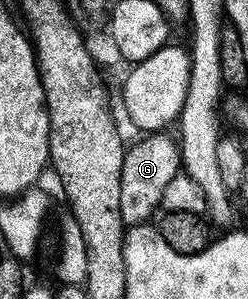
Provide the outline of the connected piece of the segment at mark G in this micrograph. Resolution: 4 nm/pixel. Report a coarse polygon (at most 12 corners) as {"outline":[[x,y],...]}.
{"outline":[[148,133],[126,149],[120,209],[145,223],[181,172],[176,137]]}

